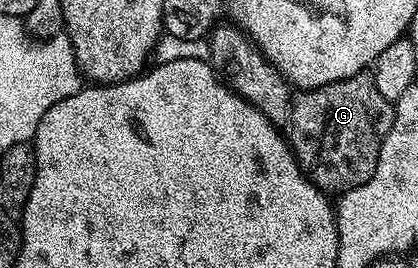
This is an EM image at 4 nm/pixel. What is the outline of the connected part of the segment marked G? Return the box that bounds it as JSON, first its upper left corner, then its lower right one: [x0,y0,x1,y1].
[287,72,394,195]

